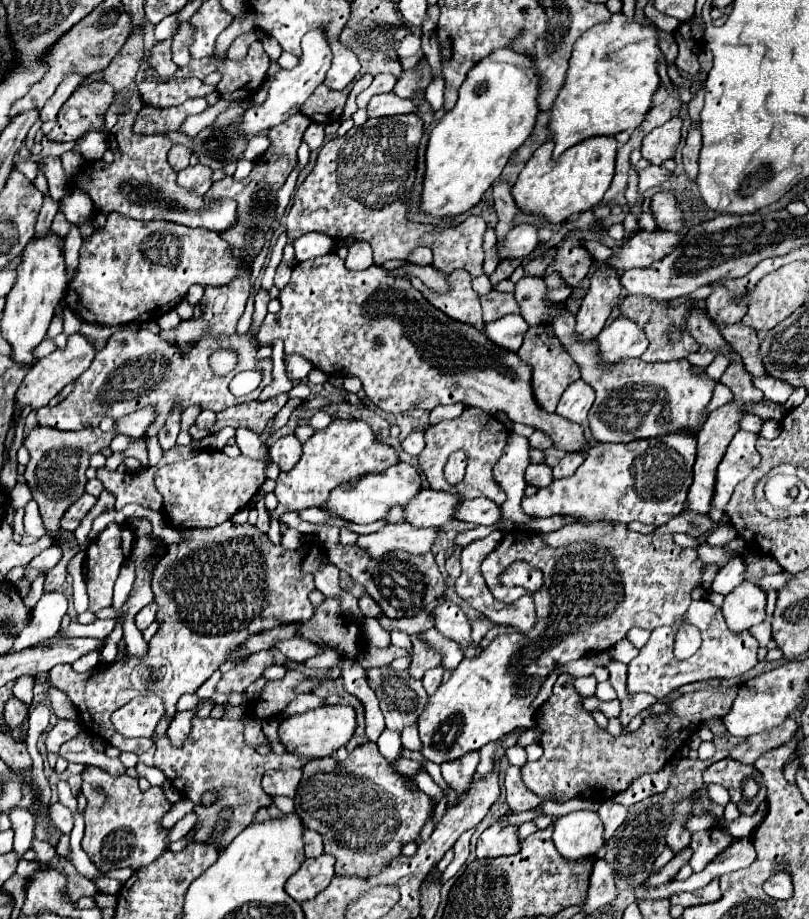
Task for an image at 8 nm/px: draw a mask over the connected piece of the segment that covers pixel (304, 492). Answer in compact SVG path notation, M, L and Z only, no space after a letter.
M335 418L325 430L317 430L303 444L303 456L295 468L279 474L275 488L275 494L279 498L277 514L287 510L305 510L311 506L323 508L333 488L341 486L343 482L353 482L367 472L383 472L397 462L397 450L393 446L381 444L367 422Z

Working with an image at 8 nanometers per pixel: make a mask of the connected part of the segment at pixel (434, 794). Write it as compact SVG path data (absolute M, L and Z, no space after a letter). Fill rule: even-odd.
M421 768L421 770L415 774L413 782L415 782L425 794L429 794L433 800L439 800L439 798L443 796L443 790L433 782L433 778L429 776L429 772L427 772L425 768Z

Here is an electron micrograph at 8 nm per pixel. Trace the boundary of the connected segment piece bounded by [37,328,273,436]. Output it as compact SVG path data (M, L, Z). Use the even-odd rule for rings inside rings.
M251 328L245 334L231 334L233 346L239 350L239 366L227 376L217 378L209 368L209 354L215 350L215 336L203 334L199 342L189 344L187 350L183 350L175 342L165 342L159 334L151 330L139 330L139 332L115 332L111 334L107 346L95 356L91 366L75 380L73 392L59 404L59 406L45 406L37 410L37 422L53 426L57 430L83 430L83 428L95 428L99 426L103 416L111 416L115 420L129 416L131 412L137 412L145 406L155 408L155 420L145 430L145 436L157 436L157 432L165 426L167 416L173 412L173 408L187 410L189 406L199 406L203 410L221 412L229 406L237 406L241 402L257 400L263 386L269 386L273 382L273 360L261 358L257 360L257 346L253 342ZM249 368L263 368L265 378L263 386L253 390L247 396L233 396L229 390L229 382L237 372L249 370Z

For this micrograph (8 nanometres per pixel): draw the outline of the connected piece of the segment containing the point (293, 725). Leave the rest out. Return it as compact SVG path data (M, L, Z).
M341 704L321 706L305 714L285 718L279 726L279 736L289 752L295 752L307 758L325 758L337 752L337 748L345 746L353 738L355 726L357 726L357 718L355 718L353 706L341 706Z

